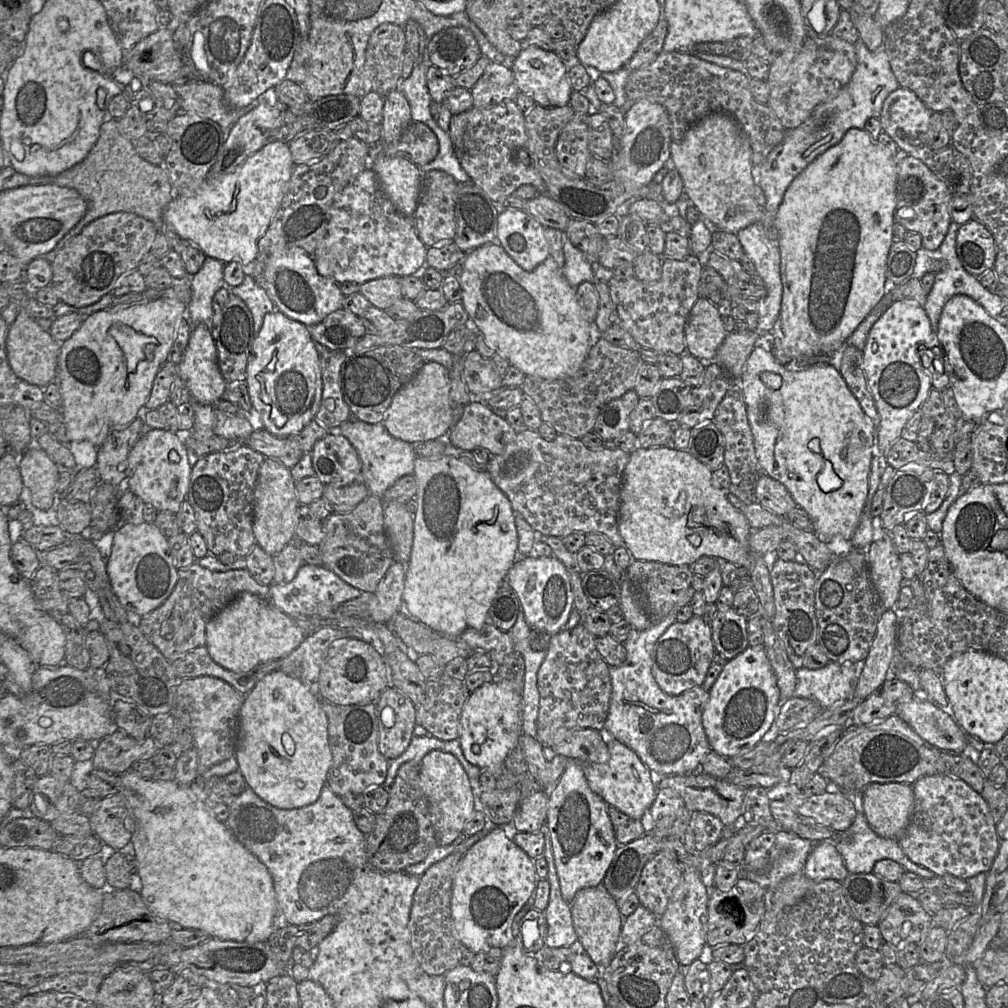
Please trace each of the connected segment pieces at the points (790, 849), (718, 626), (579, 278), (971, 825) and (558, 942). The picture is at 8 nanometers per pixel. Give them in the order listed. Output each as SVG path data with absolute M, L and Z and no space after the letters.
M781 830L776 834L776 842L771 853L771 865L768 870L766 872L742 872L741 877L746 877L757 883L767 893L773 892L788 877L803 873L807 857L814 845L815 843L802 839L791 831Z
M732 607L718 610L711 623L712 640L716 653L727 661L733 659L748 647L747 621Z
M564 235L563 251L565 264L562 273L568 283L577 288L583 282L595 283L594 272L591 268L592 259L576 248Z
M933 774L912 784L914 807L910 821L897 841L915 864L935 873L968 880L980 872L987 873L997 855L1000 838L986 801L959 778Z
M545 823L540 831L545 838L543 856L548 863L547 880L550 883L549 901L544 910L547 922L546 946L550 948L570 947L578 940L572 922L571 906L561 895L560 882L554 862L552 841L548 825Z

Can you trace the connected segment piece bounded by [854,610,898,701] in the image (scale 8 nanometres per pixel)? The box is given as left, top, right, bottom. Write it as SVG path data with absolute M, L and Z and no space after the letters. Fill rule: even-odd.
M892 610L881 616L876 634L865 659L865 665L854 692L854 698L867 699L887 680L886 674L896 654L898 617Z

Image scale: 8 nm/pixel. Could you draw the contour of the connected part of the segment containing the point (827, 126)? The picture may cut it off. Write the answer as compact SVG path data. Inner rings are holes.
M860 40L855 44L855 48L857 64L850 81L835 97L818 105L801 125L794 129L787 129L781 143L769 153L763 164L755 168L757 182L766 199L763 209L768 216L768 224L772 224L785 192L796 176L828 148L839 143L849 129L864 129L868 119L879 118L884 100L891 92L900 87L883 48L872 52Z

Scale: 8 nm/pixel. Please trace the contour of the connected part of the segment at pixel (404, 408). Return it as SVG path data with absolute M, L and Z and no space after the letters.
M425 362L419 372L394 395L382 421L393 437L409 443L434 440L449 431L452 421L450 371L437 362Z

